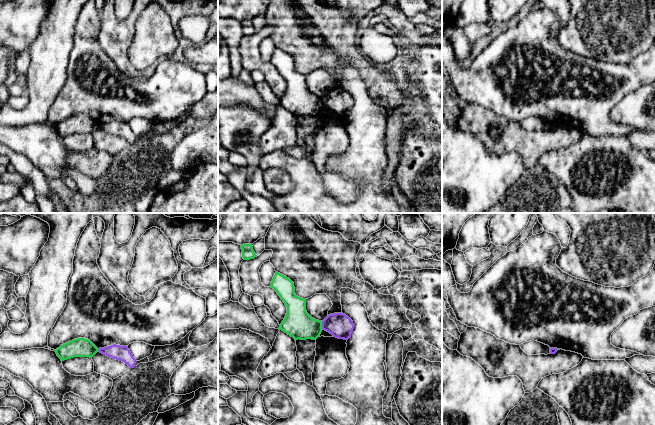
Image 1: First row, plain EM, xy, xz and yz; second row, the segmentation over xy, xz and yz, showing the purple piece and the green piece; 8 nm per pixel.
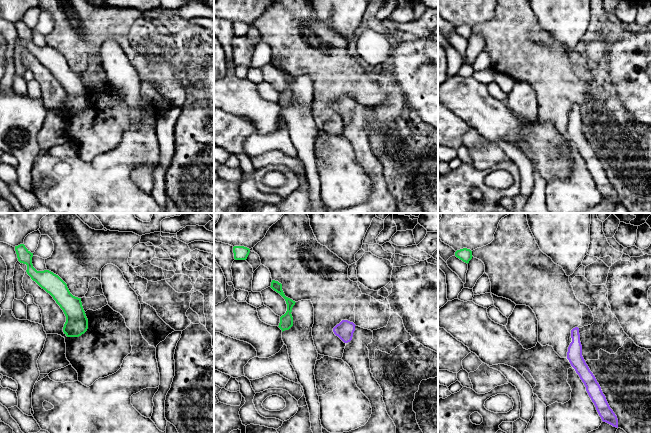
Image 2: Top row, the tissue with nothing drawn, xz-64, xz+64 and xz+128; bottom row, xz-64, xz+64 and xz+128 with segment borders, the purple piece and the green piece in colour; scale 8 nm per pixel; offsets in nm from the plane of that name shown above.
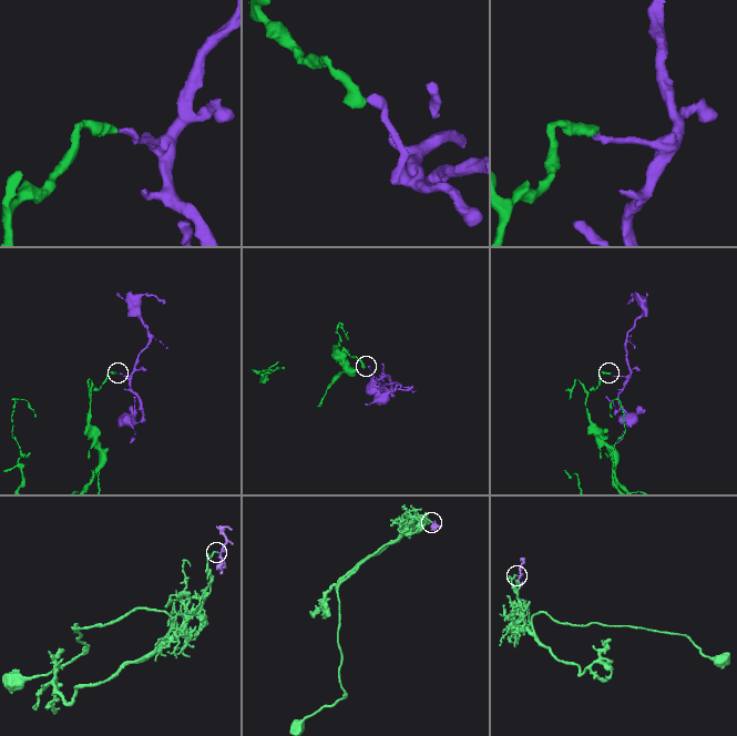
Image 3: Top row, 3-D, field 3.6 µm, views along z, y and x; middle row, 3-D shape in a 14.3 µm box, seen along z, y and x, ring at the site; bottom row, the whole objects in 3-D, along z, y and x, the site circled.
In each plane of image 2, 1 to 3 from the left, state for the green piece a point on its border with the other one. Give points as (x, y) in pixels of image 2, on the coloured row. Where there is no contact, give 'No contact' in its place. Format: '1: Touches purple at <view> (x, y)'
1: No contact
2: No contact
3: No contact

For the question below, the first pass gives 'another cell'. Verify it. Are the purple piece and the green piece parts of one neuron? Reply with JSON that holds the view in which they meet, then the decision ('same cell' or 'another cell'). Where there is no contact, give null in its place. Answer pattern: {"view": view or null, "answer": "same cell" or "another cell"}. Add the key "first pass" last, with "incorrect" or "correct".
{"view": "xz", "answer": "another cell", "first pass": "correct"}

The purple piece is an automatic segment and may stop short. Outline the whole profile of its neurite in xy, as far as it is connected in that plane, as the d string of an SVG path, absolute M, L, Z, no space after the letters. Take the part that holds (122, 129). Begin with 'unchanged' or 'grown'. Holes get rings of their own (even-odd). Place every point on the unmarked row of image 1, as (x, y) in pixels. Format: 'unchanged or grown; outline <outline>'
unchanged; outline M113 120L108 123L99 124L98 127L108 133L124 138L130 144L135 143L136 135L133 133L127 122Z

